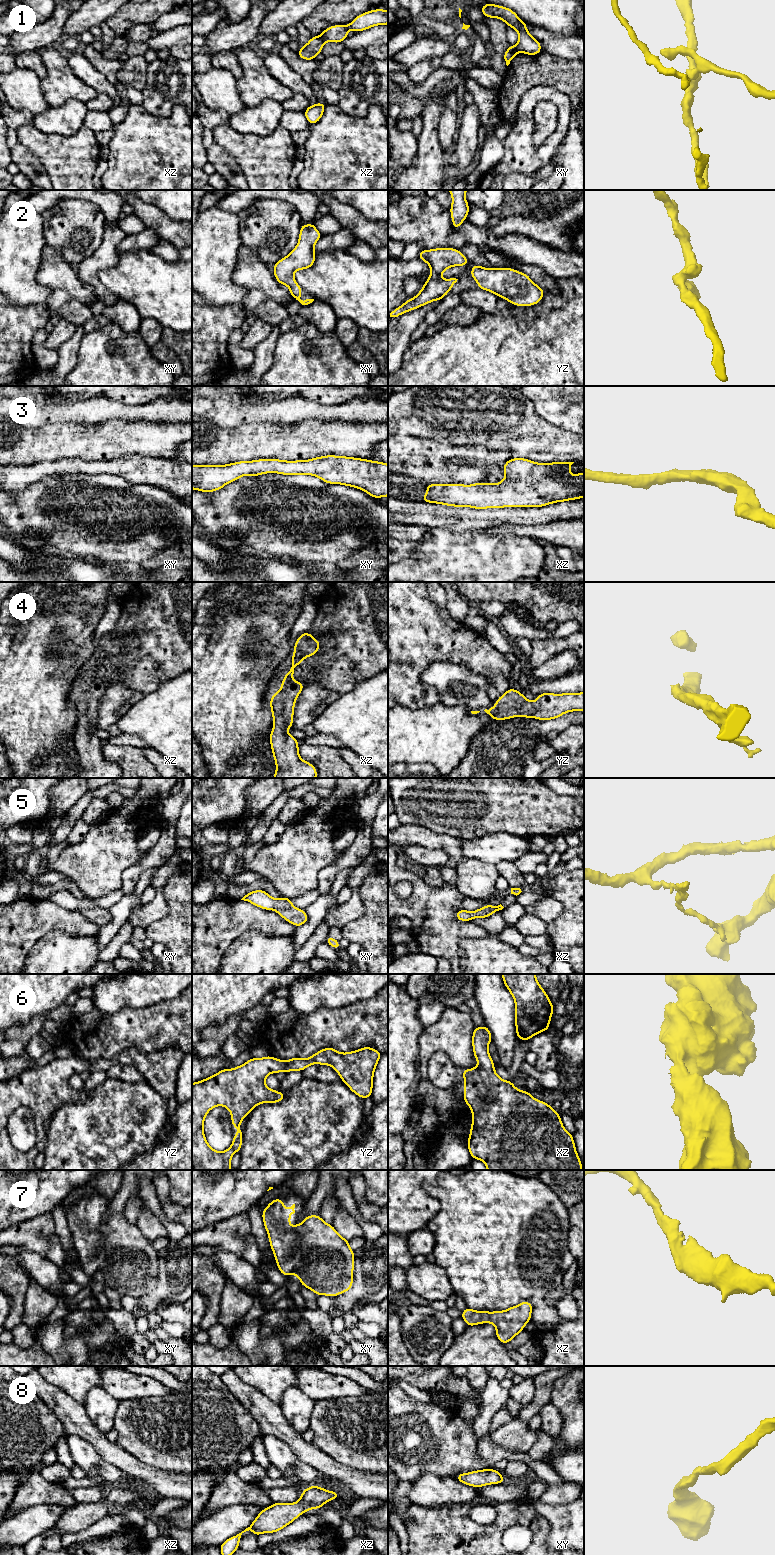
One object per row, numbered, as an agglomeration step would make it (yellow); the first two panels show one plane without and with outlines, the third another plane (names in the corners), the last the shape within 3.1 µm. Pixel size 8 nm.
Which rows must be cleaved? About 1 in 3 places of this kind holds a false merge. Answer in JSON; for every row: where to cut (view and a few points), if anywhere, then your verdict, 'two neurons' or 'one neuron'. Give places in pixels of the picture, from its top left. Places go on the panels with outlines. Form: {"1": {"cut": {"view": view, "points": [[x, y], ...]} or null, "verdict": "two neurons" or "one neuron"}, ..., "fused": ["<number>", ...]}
{"1": {"cut": {"view": "xz", "points": [[319, 36], [324, 41]]}, "verdict": "two neurons"}, "2": {"cut": null, "verdict": "one neuron"}, "3": {"cut": null, "verdict": "one neuron"}, "4": {"cut": null, "verdict": "one neuron"}, "5": {"cut": {"view": "xy", "points": [[292, 906], [276, 911]]}, "verdict": "two neurons"}, "6": {"cut": null, "verdict": "one neuron"}, "7": {"cut": null, "verdict": "one neuron"}, "8": {"cut": null, "verdict": "one neuron"}, "fused": ["1", "5"]}

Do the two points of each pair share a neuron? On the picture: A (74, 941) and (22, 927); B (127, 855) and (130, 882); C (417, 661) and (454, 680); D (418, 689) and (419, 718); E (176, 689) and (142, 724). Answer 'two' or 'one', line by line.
A: two
B: two
C: two
D: two
E: one

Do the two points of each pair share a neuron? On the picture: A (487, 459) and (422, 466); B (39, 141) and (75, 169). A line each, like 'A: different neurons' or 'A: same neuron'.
A: same neuron
B: same neuron

